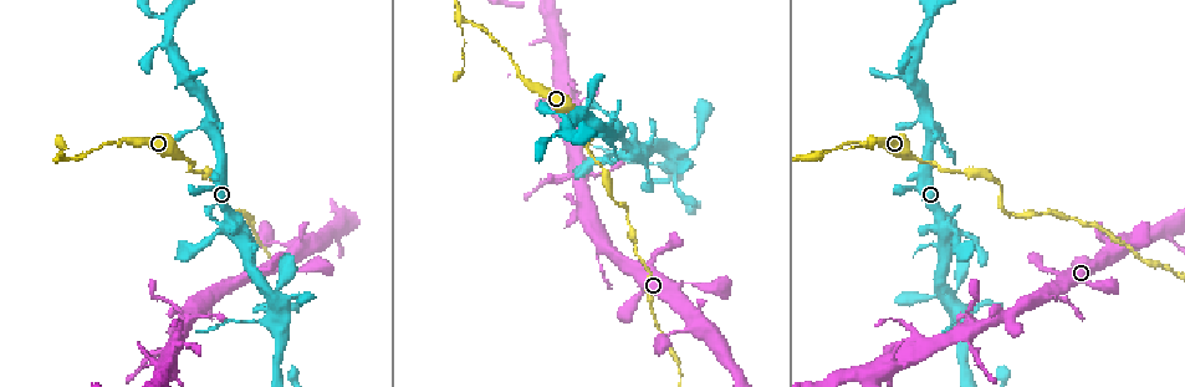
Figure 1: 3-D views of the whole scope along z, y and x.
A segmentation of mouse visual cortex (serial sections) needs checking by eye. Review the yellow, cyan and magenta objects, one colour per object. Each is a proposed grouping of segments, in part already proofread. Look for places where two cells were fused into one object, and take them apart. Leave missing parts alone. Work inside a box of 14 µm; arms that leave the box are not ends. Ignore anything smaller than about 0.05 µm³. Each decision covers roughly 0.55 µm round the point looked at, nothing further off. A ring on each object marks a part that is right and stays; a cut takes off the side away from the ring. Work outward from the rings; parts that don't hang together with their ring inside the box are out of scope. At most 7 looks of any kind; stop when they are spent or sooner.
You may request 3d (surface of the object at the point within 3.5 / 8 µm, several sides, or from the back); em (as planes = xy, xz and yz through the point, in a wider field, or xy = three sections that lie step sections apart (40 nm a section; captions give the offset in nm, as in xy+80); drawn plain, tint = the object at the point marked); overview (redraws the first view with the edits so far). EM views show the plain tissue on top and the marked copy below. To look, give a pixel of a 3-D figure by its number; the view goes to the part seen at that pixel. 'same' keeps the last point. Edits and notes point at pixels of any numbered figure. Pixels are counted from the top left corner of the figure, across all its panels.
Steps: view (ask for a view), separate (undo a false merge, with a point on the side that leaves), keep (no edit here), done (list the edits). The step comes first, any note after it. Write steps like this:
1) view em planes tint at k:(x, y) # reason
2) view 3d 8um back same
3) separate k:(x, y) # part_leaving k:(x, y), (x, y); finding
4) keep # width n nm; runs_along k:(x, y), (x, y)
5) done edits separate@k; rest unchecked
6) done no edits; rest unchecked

view 3d 3.5um at 1:(647, 178) # thin neck

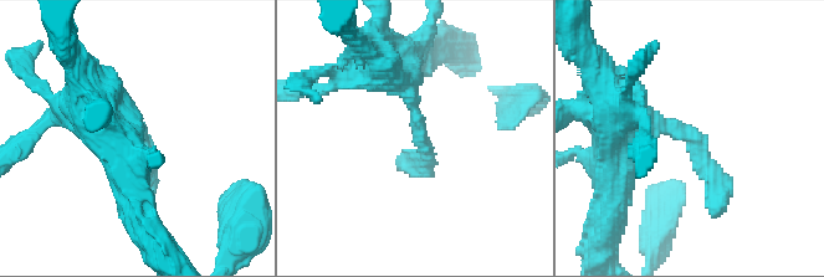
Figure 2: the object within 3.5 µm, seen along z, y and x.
view em xy step 5 tint at 2:(424, 136) # now the EM

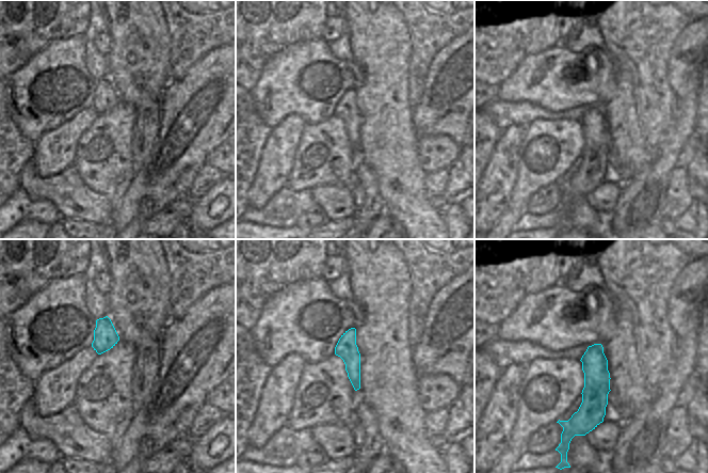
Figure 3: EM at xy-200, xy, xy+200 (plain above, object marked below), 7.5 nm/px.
keep # width 160 nm; runs_along 2:(627, 107), (704, 157), (712, 214); continuous, no second cell

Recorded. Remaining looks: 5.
view 3d 3.5um at 1:(969, 330) # abrupt turn

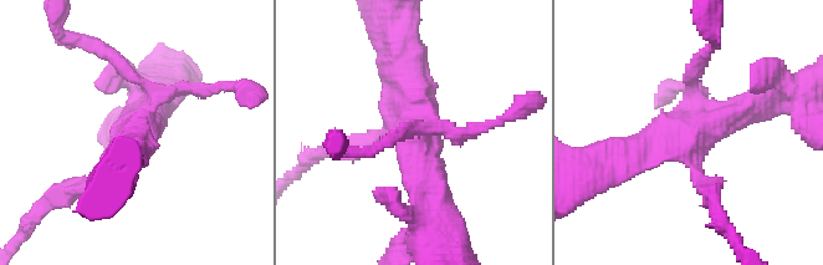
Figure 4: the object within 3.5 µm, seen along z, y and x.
view em xy step 2 tint at 4:(695, 127) # now the EM

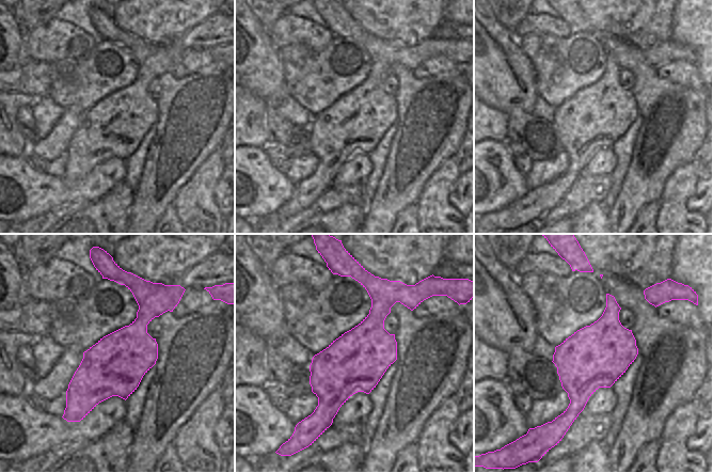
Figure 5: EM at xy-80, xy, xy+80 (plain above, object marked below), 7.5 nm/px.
keep # one cell here

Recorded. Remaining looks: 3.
view 3d 8um at 1:(980, 304) # sudden change in width

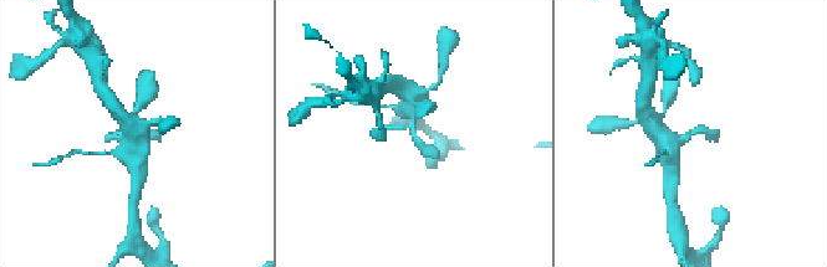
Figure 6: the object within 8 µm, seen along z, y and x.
view em xy step 2 tint at 6:(415, 127)

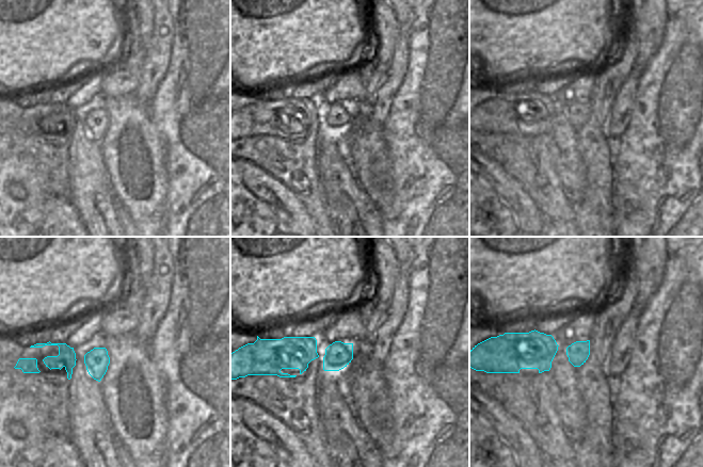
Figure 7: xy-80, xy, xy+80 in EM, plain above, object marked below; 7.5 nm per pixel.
keep # runs_along 6:(414, 102), (414, 138), (433, 152); all the same cell

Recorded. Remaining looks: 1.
done no edits; rest unchecked

